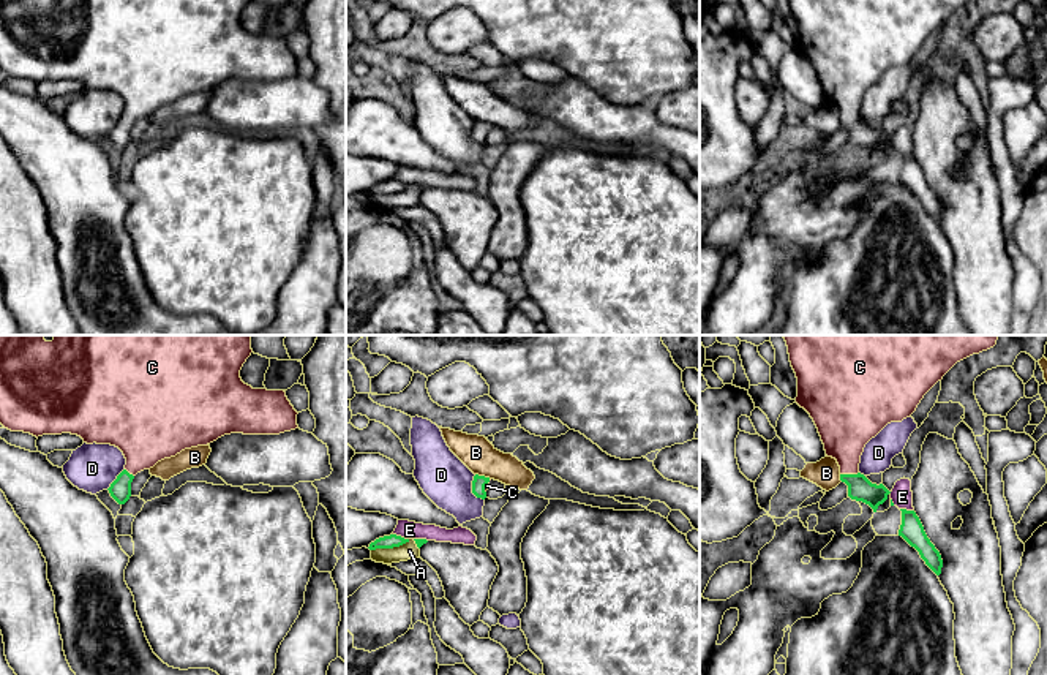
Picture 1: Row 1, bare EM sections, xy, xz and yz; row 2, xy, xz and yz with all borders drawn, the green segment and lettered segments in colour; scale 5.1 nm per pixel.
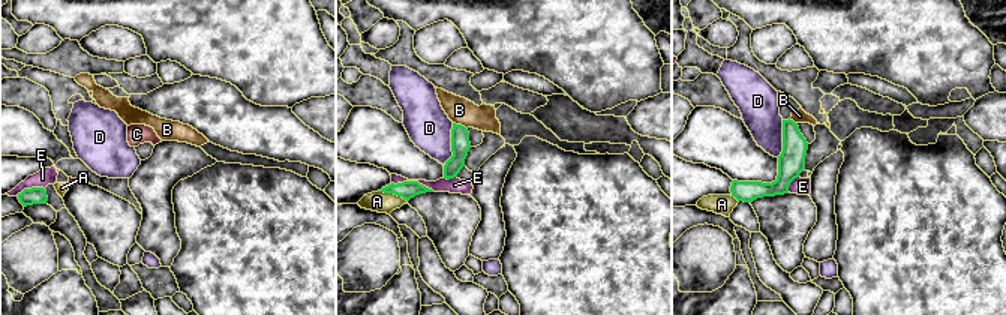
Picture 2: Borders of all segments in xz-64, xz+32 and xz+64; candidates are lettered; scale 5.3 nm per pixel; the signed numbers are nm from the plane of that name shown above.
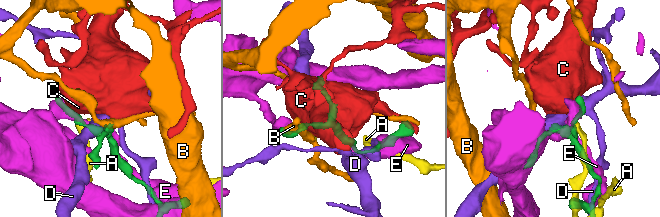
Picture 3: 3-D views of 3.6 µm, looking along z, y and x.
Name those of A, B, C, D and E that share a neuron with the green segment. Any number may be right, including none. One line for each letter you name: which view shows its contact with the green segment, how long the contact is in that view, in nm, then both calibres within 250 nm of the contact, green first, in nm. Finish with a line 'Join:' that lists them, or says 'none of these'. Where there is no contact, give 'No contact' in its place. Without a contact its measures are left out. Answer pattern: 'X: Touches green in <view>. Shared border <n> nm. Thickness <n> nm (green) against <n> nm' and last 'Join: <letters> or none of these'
C: Touches green in yz. Shared border 100 nm. Thickness 120 nm (green) against 280 nm
Join: C

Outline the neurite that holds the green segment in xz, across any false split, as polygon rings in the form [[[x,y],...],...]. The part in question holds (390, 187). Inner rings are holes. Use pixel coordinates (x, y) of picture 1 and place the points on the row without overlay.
[[[390,180],[390,182],[384,182],[376,185],[374,188],[370,190],[370,196],[376,196],[376,194],[393,194],[393,193],[400,193],[403,190],[409,188],[409,185],[404,185],[401,182],[396,180]]]

